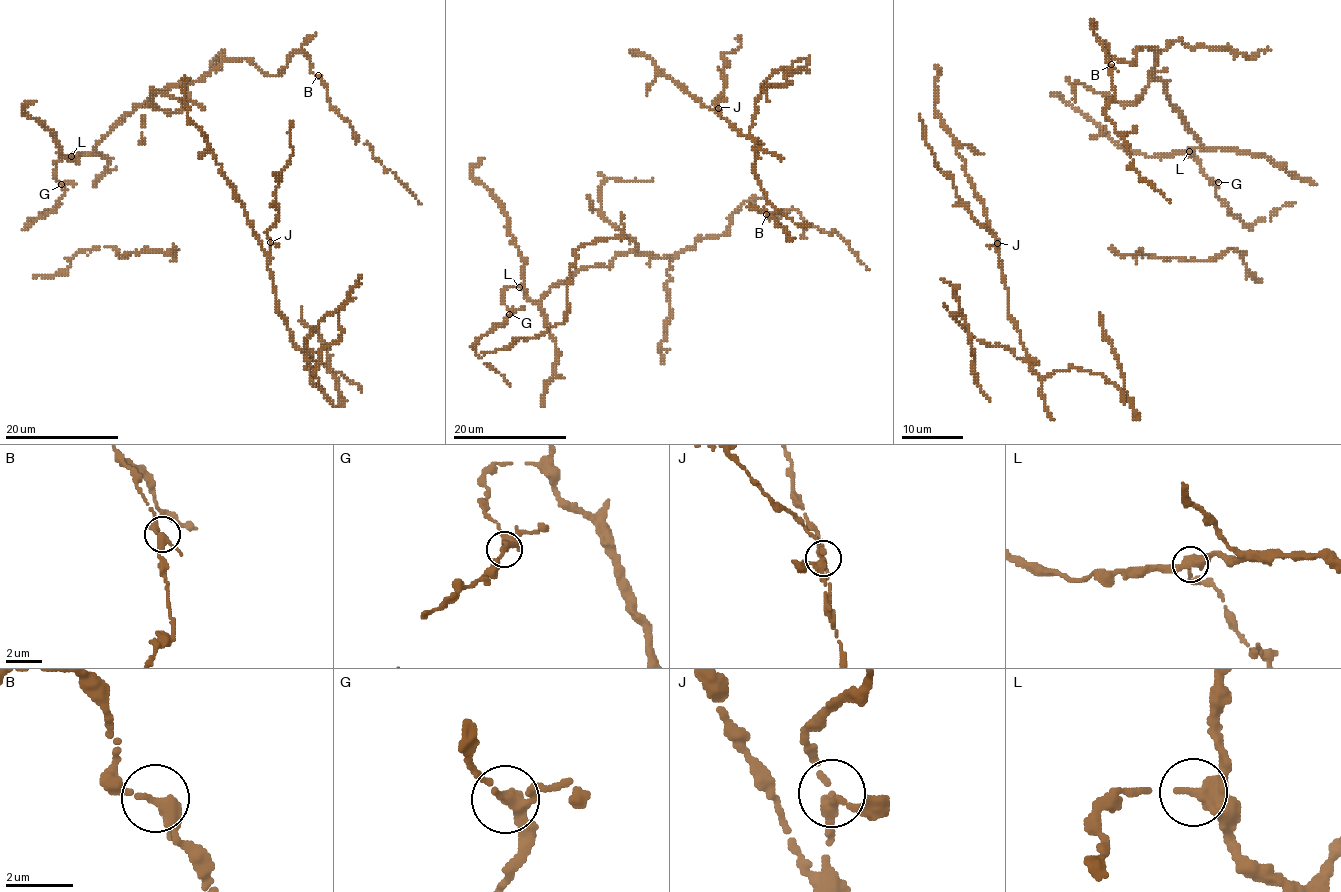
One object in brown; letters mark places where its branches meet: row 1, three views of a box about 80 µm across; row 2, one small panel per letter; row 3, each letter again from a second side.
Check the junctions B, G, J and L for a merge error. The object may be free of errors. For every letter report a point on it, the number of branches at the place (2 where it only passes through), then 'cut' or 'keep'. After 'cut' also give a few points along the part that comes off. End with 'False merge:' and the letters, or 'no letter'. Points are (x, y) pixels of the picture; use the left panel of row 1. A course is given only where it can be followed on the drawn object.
B: at (318, 75); 3 branches meet; keep
G: at (61, 184); 3 branches meet; keep
J: at (270, 242); 3 branches meet; cut; foreign part runs (271, 242), (266, 232), (278, 216), (275, 196), (279, 179), (275, 175), (288, 165), (292, 153), (292, 122)
L: at (71, 156); 3 branches meet; keep
False merge: J

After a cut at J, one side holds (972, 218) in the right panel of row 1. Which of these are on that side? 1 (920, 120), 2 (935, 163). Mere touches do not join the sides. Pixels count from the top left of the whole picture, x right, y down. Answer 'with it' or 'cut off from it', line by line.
1: with it
2: with it

